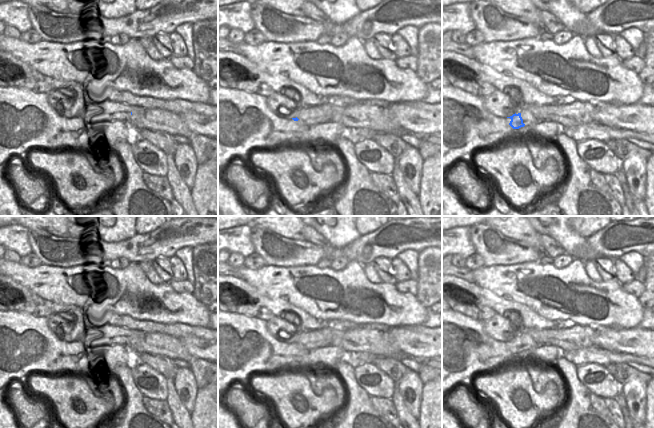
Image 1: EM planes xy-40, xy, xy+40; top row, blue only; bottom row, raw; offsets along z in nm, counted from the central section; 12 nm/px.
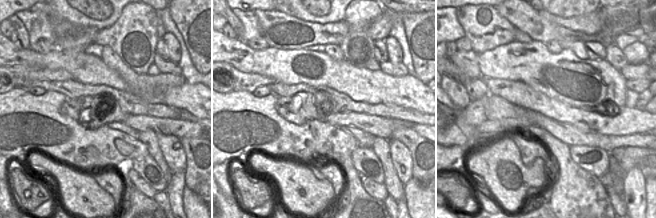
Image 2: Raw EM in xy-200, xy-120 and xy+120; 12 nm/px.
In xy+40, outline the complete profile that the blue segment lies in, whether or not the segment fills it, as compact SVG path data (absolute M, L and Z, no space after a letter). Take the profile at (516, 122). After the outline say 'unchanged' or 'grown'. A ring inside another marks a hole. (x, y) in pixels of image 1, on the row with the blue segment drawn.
M518 113L518 114L513 114L512 116L510 117L507 117L507 118L510 118L511 121L509 123L509 125L513 128L513 129L519 129L521 127L524 127L525 124L523 123L523 119L521 117L521 113Z | unchanged

